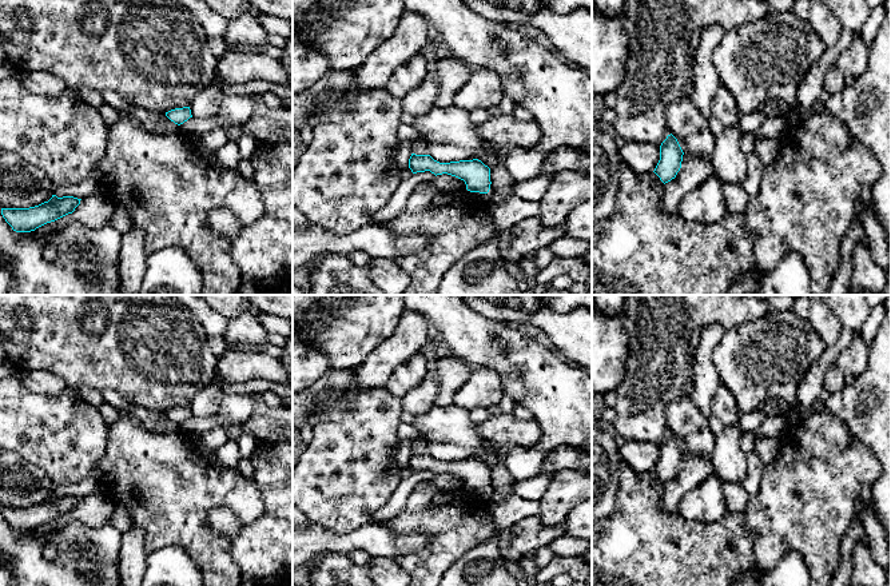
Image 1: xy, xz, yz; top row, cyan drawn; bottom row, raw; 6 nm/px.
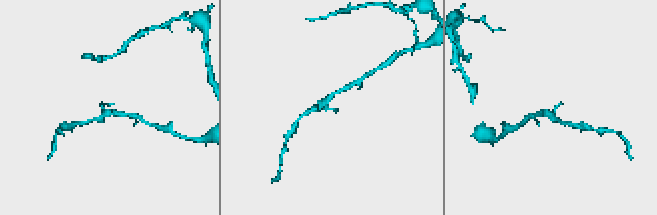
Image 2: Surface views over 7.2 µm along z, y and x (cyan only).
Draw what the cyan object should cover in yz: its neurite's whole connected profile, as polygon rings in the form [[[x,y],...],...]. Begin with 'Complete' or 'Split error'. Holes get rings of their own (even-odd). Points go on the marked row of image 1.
Complete. [[[671,133],[660,145],[660,160],[655,168],[655,174],[665,184],[676,178],[681,168],[683,150],[677,139]]]

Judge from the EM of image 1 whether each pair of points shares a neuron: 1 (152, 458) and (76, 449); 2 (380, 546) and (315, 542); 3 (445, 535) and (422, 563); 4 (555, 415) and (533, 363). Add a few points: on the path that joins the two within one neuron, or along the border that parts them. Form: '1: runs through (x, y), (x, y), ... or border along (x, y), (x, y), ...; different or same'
1: border along (108, 426), (108, 445), (95, 467); different
2: runs through (364, 542), (331, 542); same
3: runs through (444, 542), (429, 557); same
4: runs through (555, 402), (555, 394), (537, 377); same

